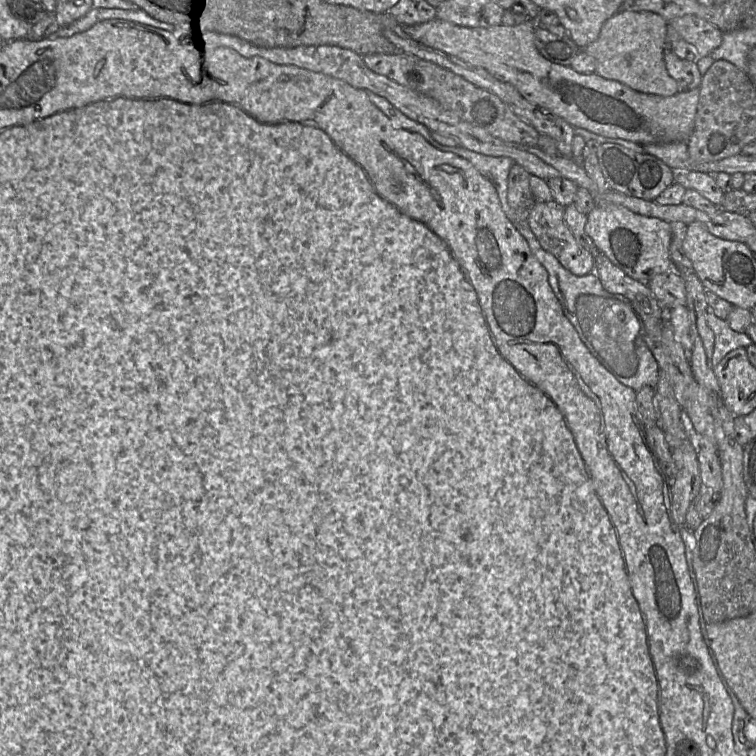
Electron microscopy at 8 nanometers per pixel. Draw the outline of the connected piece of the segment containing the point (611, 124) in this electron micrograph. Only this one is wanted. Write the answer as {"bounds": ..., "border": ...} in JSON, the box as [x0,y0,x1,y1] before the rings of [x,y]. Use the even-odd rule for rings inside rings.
{"bounds":[403,18,700,145],"border":[[[435,18],[403,28],[415,41],[483,68],[511,84],[527,101],[561,117],[572,127],[640,145],[687,142],[694,129],[700,88],[663,97],[636,91],[595,72],[578,73],[571,66],[551,62],[538,51],[534,43],[536,26],[528,19],[512,26],[502,23],[490,27],[464,27]]]}

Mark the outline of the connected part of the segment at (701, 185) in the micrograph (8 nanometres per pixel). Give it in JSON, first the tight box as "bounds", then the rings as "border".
{"bounds":[673,169,725,206],"border":[[[674,169],[673,175],[675,183],[685,189],[695,190],[714,205],[721,206],[725,193],[717,186],[715,175],[687,169]]]}

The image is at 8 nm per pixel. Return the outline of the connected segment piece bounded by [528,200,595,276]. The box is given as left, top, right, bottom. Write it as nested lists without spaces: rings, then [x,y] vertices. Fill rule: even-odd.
[[[554,200],[535,202],[528,224],[540,246],[576,276],[595,271],[595,257],[578,244],[564,219],[564,208]]]

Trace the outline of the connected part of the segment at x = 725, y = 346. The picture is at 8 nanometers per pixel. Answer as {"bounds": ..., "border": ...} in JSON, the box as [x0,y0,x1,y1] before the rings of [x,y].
{"bounds":[706,306,754,366],"border":[[[708,306],[706,316],[707,325],[714,333],[714,350],[711,359],[712,366],[716,366],[729,352],[754,345],[750,337],[745,333],[732,330],[726,320],[717,317]]]}

